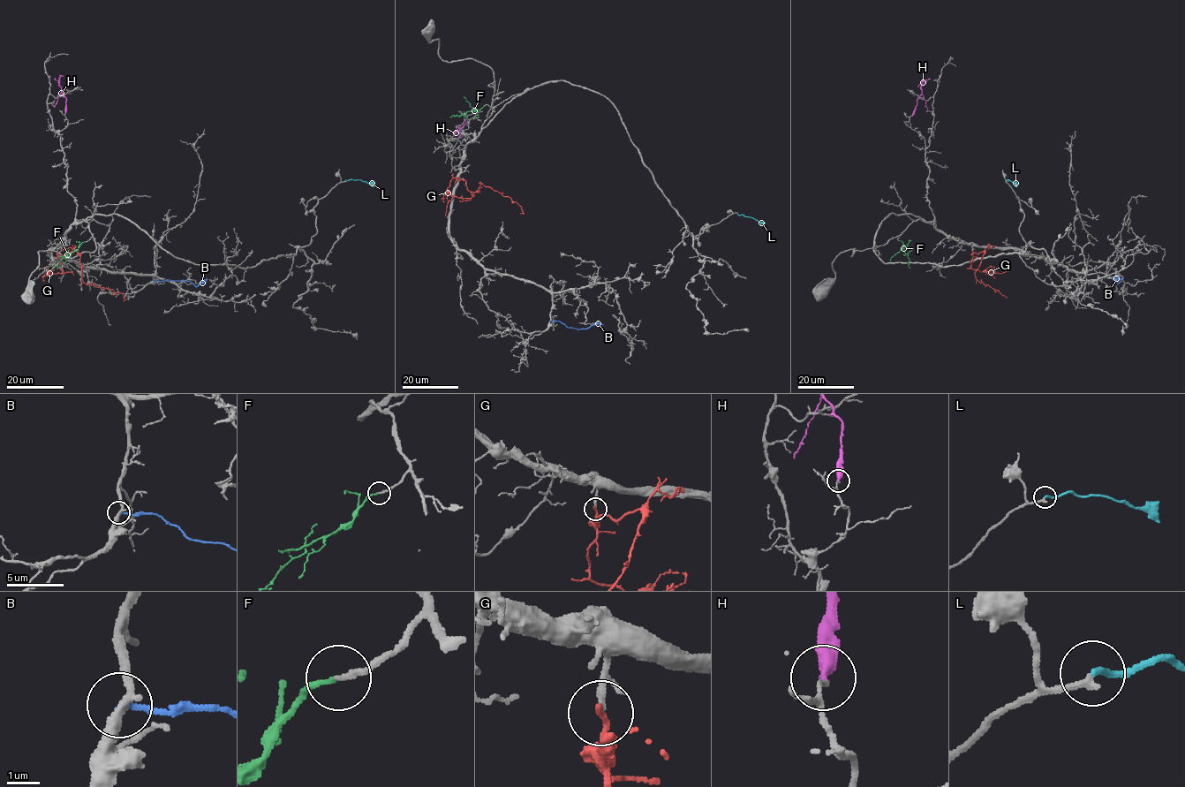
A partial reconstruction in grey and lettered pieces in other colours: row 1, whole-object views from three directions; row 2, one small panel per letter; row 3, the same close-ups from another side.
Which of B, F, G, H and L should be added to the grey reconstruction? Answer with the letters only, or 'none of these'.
F, G, L

